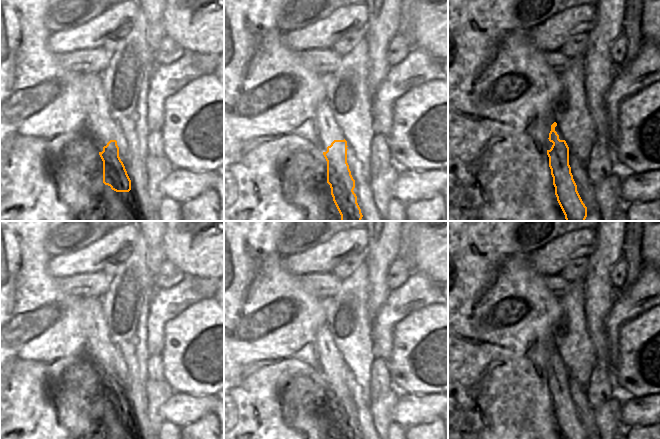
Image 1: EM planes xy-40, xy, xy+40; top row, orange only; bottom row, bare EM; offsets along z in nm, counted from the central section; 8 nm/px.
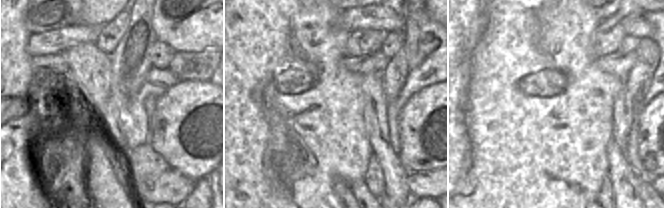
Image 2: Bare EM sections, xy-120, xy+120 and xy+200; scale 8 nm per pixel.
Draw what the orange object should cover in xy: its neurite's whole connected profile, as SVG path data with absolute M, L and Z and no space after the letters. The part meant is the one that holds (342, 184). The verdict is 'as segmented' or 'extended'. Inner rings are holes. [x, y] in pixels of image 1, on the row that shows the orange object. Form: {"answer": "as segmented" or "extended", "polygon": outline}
{"answer": "extended", "polygon": "M325 99L315 111L319 141L327 161L327 183L341 221L361 221L363 215L354 193L355 180L347 163L347 141L337 125L331 107Z"}

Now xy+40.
{"answer": "extended", "polygon": "M554 122L547 140L547 155L553 177L555 195L566 221L585 221L587 207L583 203L569 165L569 147Z"}

